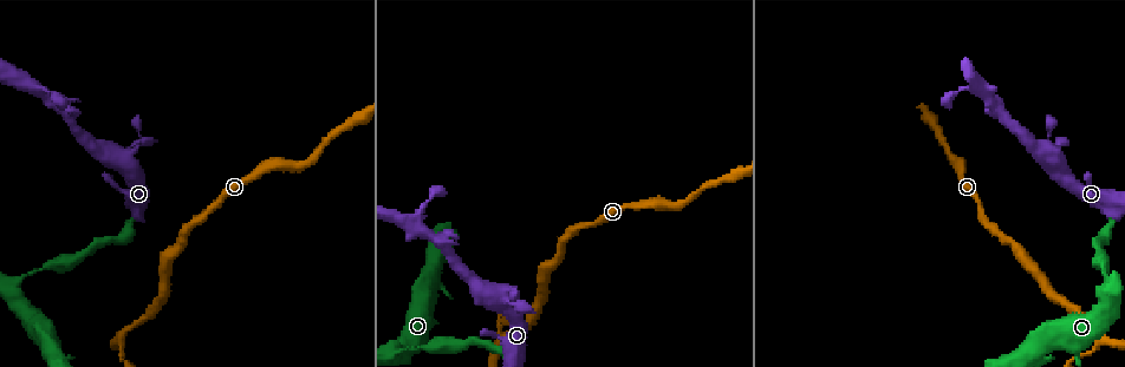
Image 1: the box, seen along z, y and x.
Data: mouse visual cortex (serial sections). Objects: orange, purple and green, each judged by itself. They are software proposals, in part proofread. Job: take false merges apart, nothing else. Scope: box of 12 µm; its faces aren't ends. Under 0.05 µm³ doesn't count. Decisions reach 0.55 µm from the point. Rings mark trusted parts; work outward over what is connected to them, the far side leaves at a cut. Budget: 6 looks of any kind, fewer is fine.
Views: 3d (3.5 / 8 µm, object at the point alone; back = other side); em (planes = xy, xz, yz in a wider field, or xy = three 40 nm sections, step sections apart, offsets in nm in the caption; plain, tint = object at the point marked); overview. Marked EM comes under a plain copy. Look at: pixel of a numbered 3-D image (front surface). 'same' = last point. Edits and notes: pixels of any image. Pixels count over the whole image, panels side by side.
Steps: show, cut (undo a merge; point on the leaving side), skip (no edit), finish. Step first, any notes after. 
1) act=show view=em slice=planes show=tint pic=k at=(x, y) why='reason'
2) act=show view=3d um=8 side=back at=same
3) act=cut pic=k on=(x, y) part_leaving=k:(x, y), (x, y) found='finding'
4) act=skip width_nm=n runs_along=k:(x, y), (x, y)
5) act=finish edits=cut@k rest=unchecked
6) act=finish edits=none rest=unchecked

act=show view=3d um=8 pic=1 at=(508, 300) why='calibre changes'

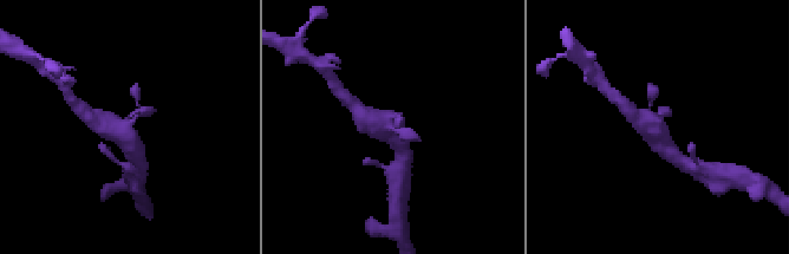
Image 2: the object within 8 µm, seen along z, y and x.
act=show view=em slice=planes show=tint pic=2 at=(126, 121)

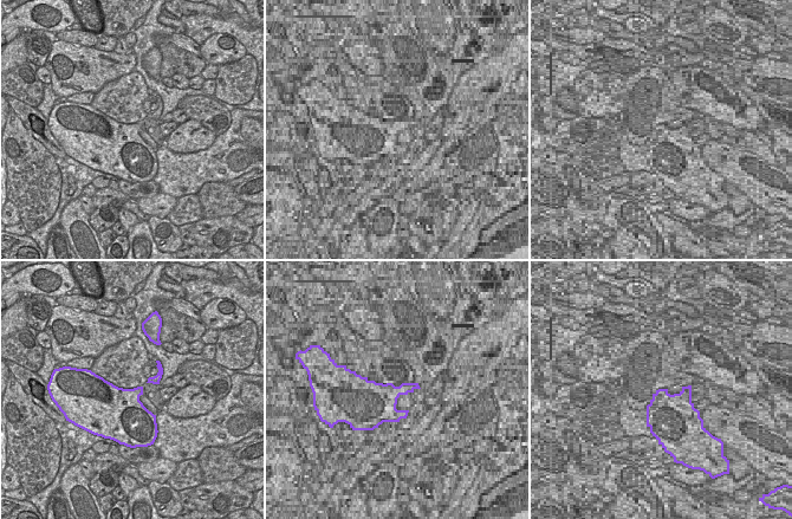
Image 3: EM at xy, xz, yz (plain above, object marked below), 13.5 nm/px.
act=skip runs_along=2:(134, 152), (117, 130), (91, 117) found='one cell here'

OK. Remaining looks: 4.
act=show view=3d um=3.5 pic=1 at=(1097, 342) why='sudden change in width'

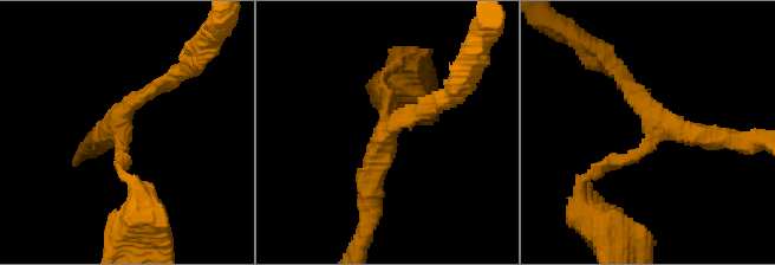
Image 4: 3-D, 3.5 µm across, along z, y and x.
act=show view=em slice=xy step=5 show=tint pic=4 at=(120, 121) arms=3 arm_widths_nm=150,200,300 why='need the tissue'

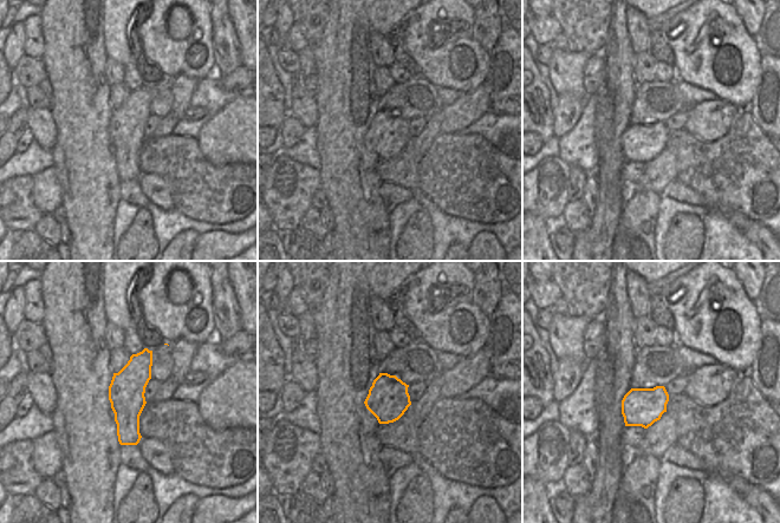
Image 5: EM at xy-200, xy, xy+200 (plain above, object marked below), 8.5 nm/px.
act=skip width_nm=360 runs_along=4:(174, 77), (123, 112), (119, 168) found='one cell here'

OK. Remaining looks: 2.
act=show view=3d um=3.5 pic=1 at=(1104, 269) why='calibre changes'

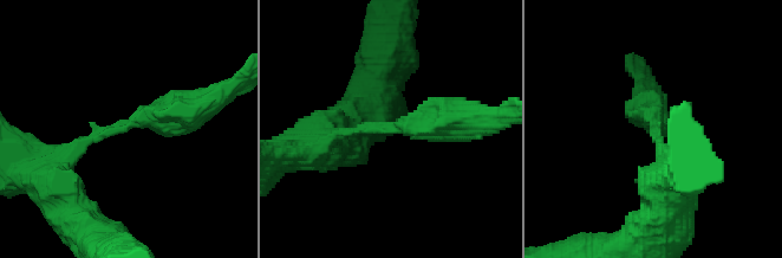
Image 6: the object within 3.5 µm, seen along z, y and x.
act=show view=em slice=xy step=3 show=tint pic=6 at=(389, 128)

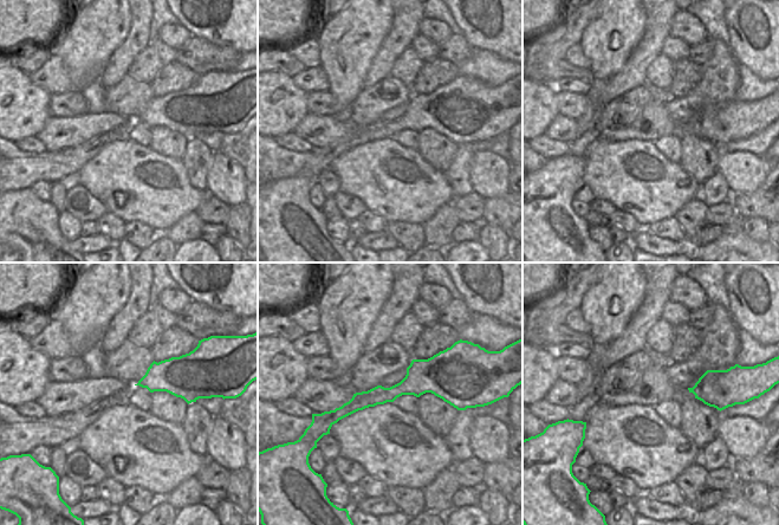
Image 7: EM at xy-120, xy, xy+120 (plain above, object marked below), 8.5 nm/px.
act=skip runs_along=6:(60, 165), (104, 131), (199, 107) found='all the same cell'

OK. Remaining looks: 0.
act=finish edits=none rest=unchecked

